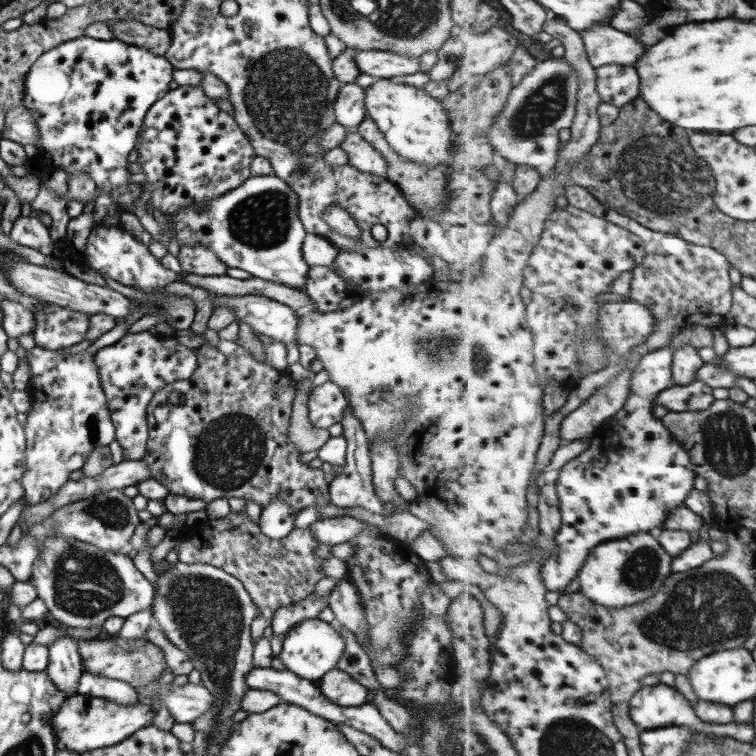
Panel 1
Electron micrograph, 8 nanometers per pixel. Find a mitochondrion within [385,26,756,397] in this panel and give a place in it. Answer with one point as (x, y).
(660, 178)

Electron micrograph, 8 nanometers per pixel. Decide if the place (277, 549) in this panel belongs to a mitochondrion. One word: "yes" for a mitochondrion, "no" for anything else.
no

